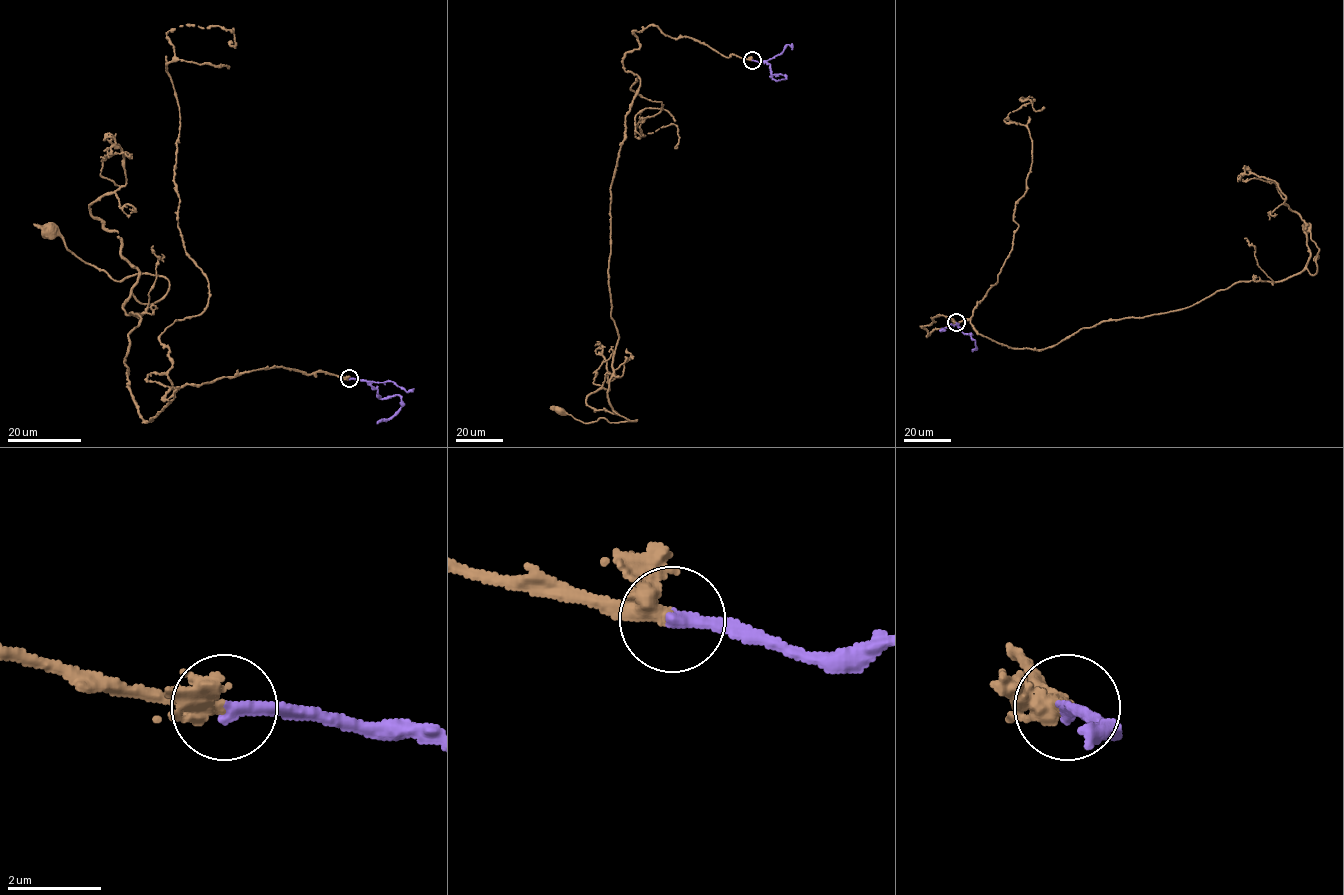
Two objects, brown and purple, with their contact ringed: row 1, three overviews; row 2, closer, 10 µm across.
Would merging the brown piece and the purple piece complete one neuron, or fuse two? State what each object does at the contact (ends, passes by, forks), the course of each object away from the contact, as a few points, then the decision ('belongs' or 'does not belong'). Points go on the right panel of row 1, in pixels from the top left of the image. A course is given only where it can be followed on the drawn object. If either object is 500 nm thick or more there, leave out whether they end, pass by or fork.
brown passes by; purple ends there; brown runs (956, 323), (921, 326), (928, 336), (967, 319), (1012, 348), (1046, 348), (1240, 281), (1313, 275), (1308, 228); purple runs (956, 323), (961, 331), (970, 333), (975, 340), (976, 348), (972, 351); belongs

